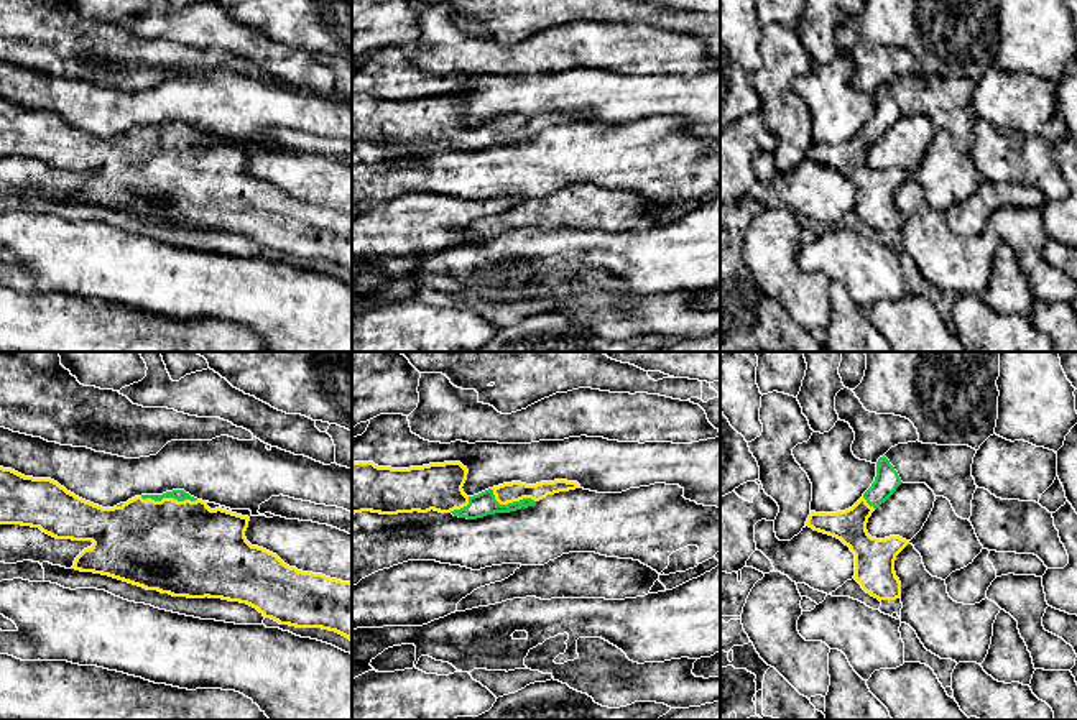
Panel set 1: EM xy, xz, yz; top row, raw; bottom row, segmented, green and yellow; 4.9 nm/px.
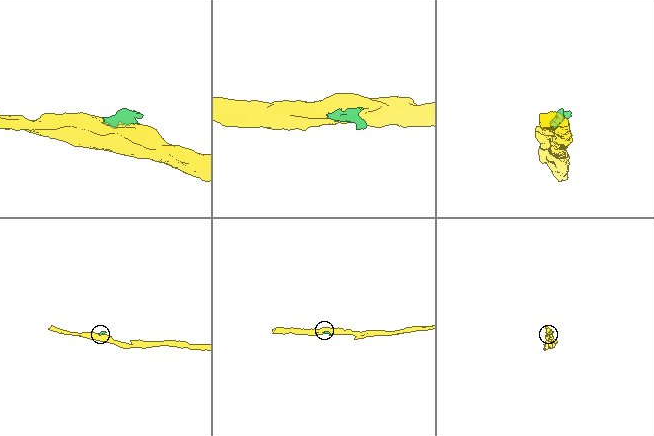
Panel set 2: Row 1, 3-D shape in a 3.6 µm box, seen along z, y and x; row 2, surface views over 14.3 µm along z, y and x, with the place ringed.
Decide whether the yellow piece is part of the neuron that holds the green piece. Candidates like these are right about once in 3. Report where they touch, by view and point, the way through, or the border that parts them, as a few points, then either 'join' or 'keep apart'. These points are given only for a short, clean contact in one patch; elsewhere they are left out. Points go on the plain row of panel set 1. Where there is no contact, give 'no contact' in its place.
meets green in xy at (168, 129); join

